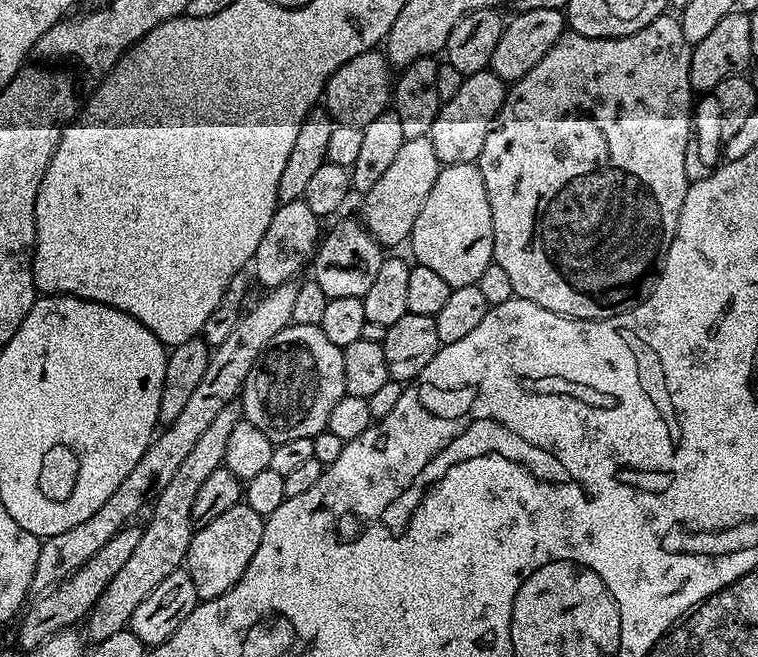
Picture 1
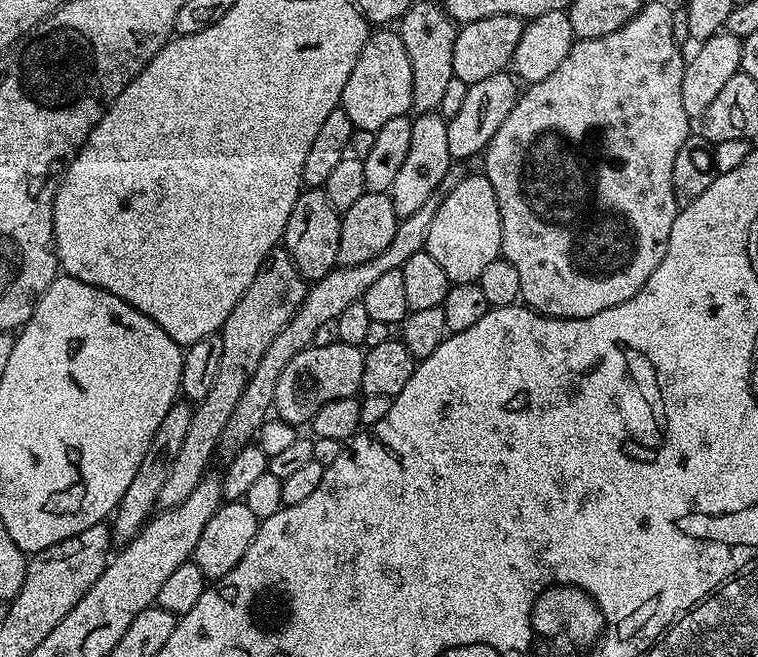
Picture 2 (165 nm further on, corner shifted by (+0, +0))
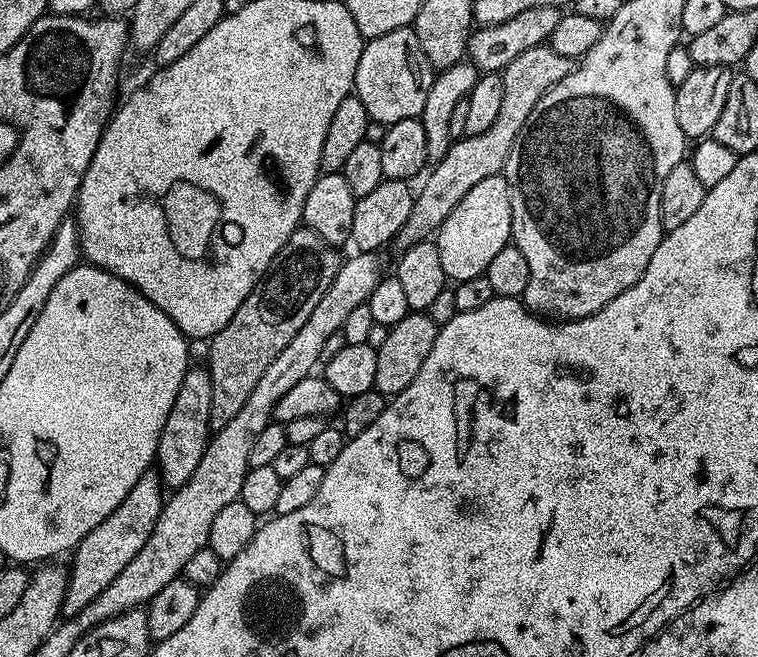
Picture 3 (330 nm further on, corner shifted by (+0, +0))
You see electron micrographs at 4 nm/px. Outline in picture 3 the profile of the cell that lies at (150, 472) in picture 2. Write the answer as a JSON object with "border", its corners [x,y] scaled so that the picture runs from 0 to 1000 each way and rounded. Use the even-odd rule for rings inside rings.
{"border":[[[197,715],[177,734],[177,746],[161,758],[161,764],[146,779],[113,819],[108,819],[94,842],[95,858],[90,865],[90,890],[87,892],[87,910],[82,916],[82,933],[86,939],[102,938],[166,861],[177,851],[177,843],[193,831],[193,819],[203,813],[203,801],[216,775],[219,744],[212,732],[210,717]]]}

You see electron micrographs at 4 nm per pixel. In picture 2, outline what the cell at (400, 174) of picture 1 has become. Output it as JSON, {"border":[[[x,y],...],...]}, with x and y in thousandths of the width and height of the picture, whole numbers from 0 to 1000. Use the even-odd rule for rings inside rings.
{"border":[[[579,169],[555,170],[545,181],[541,198],[541,228],[536,234],[536,248],[525,259],[515,288],[524,330],[532,332],[557,320],[562,301],[580,292],[583,271],[588,271],[592,256],[599,250],[588,210],[590,196],[591,186]]]}

